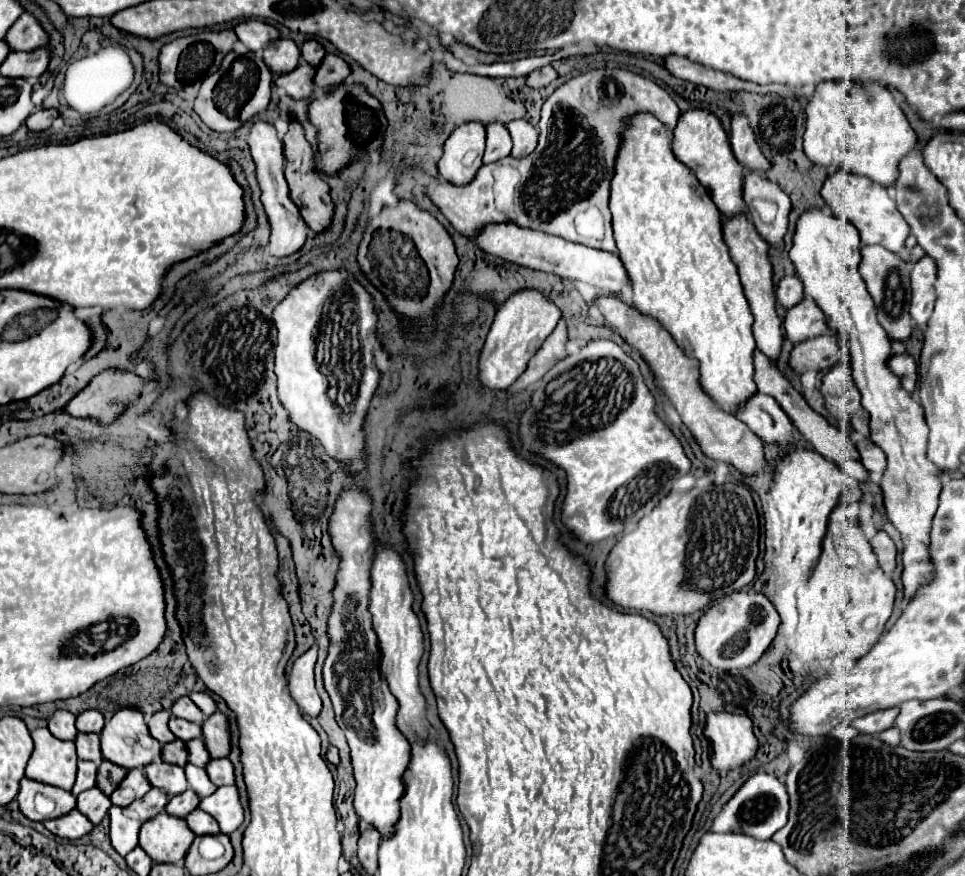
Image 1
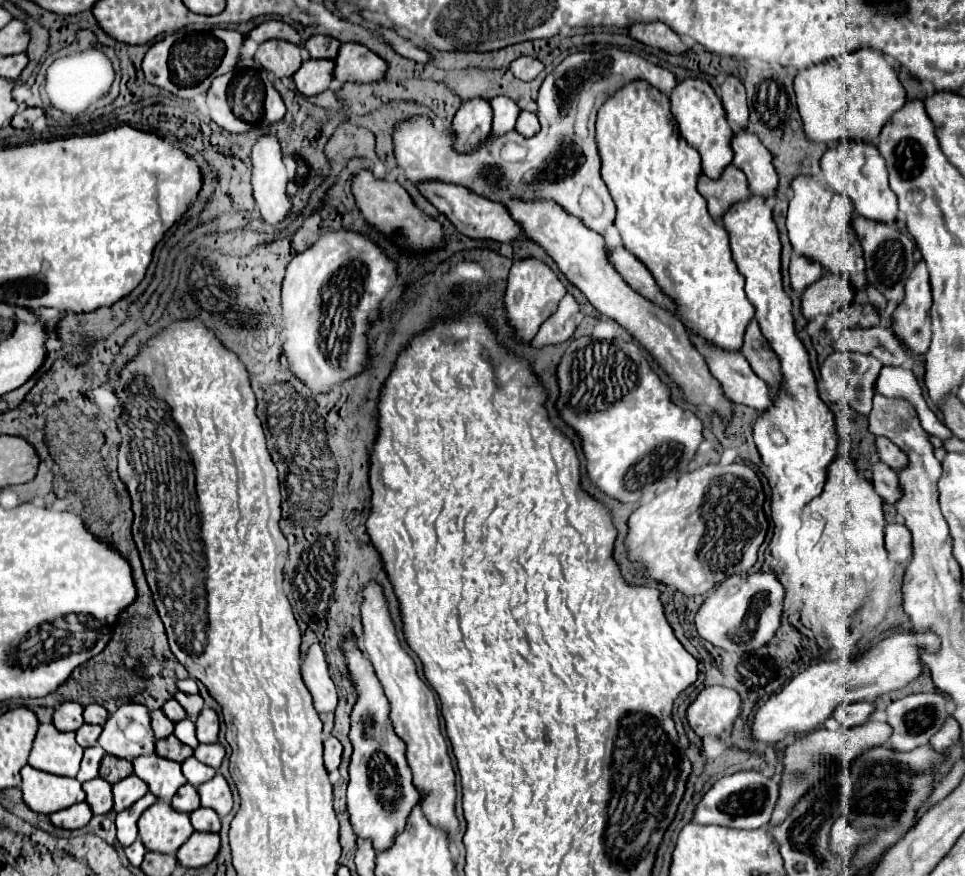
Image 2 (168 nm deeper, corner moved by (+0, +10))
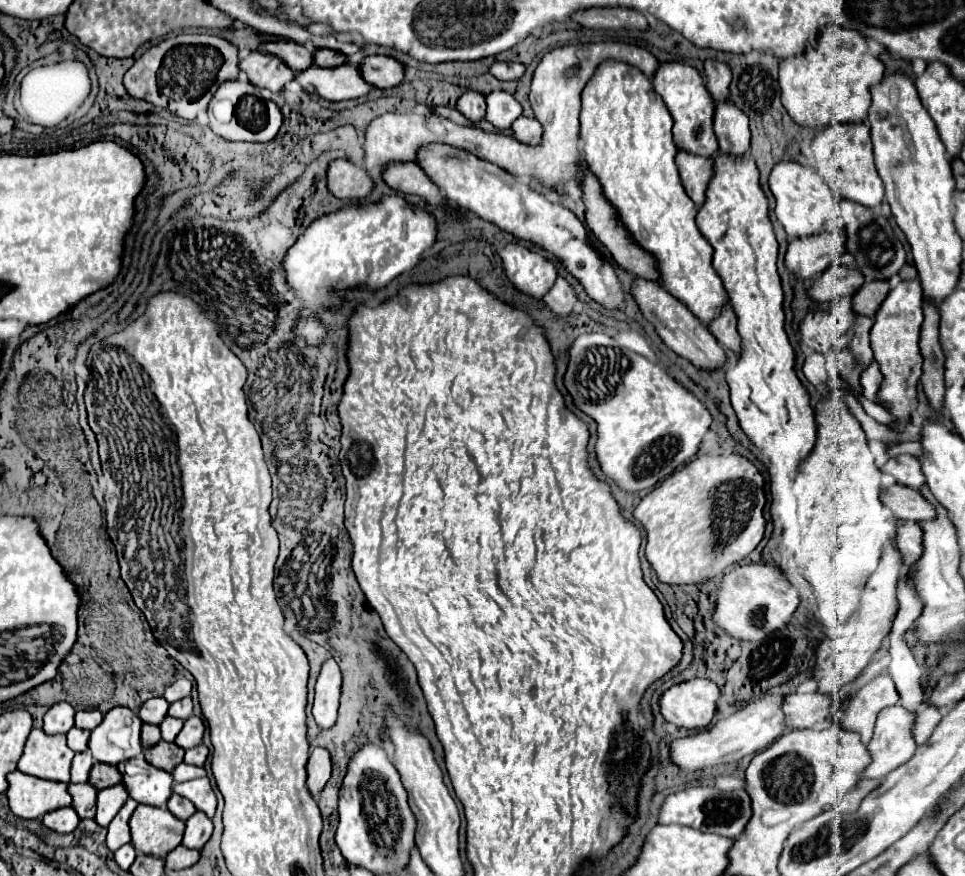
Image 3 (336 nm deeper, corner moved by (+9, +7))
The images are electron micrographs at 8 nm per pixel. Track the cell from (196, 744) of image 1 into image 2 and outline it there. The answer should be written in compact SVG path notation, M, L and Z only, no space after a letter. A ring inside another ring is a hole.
M192 720L176 722L174 736L176 736L180 742L184 742L184 744L188 744L188 746L192 746L192 748L196 748L196 746L200 744L198 738L196 738L196 728L194 728L194 722L192 722Z

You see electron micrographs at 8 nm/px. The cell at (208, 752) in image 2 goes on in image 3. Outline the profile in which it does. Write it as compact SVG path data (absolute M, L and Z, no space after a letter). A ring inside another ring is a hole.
M199 743L197 747L193 747L193 749L187 749L185 751L185 763L189 763L189 765L199 765L199 767L203 767L203 763L205 763L205 759L207 759L207 747L203 745L203 743Z

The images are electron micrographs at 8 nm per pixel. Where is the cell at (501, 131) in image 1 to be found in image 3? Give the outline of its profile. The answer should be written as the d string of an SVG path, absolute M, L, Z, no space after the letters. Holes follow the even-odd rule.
M493 91L487 95L487 115L485 119L499 129L507 129L513 125L517 117L521 117L523 109L519 101L507 91Z

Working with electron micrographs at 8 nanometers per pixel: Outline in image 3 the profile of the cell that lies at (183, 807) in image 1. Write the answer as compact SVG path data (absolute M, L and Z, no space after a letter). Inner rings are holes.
M171 795L171 799L167 801L167 807L169 807L169 811L171 811L175 817L179 817L181 821L187 821L187 819L197 811L191 801L187 801L187 799L183 799L183 797L177 797L177 795Z

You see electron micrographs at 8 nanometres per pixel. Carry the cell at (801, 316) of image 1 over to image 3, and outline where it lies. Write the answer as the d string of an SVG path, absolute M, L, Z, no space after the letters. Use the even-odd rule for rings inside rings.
M833 263L813 281L809 287L809 297L819 303L833 303L839 297L855 295L863 283L863 273L857 267Z

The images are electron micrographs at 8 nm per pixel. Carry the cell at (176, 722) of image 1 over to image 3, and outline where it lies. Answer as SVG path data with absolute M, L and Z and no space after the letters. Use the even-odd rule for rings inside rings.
M155 697L155 699L147 699L141 707L139 707L139 717L143 723L153 723L159 725L165 715L167 715L169 703L163 697Z

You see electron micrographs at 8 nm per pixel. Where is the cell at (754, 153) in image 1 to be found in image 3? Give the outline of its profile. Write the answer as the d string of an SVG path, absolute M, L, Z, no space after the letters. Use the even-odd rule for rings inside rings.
M707 59L705 61L705 81L707 81L707 89L715 101L725 101L729 97L731 71L725 63Z

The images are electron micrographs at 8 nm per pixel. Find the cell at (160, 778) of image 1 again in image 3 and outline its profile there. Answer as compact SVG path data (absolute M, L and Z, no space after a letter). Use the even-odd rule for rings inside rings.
M141 757L129 759L124 764L123 785L137 803L163 807L171 797L171 783L171 773L149 765Z

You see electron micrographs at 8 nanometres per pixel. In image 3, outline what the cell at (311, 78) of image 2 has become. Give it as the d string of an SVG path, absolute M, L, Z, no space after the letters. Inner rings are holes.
M345 63L335 69L323 67L309 67L303 71L297 81L307 93L315 93L327 101L343 101L343 99L357 99L367 95L373 85L363 81L359 63Z

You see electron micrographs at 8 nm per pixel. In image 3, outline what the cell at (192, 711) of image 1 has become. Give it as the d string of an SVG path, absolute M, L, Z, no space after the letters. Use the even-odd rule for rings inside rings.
M185 697L185 699L179 699L175 703L171 703L169 707L169 715L171 717L177 717L177 719L187 719L191 717L191 711L193 711L193 703L191 703L191 697Z

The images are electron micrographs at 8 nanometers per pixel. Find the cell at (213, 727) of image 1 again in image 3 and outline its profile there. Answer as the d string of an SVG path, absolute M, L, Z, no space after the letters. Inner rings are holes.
M191 715L189 719L185 719L183 723L183 729L179 731L179 737L175 737L175 743L183 749L191 749L195 745L201 743L201 737L203 737L203 731L205 731L205 725L199 717Z

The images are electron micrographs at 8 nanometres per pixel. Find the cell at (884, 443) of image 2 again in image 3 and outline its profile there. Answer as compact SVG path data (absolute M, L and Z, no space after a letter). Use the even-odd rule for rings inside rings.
M899 455L895 459L889 459L881 467L881 471L893 475L897 483L911 487L911 489L917 489L917 491L925 485L925 477L921 475L921 463L913 455Z

